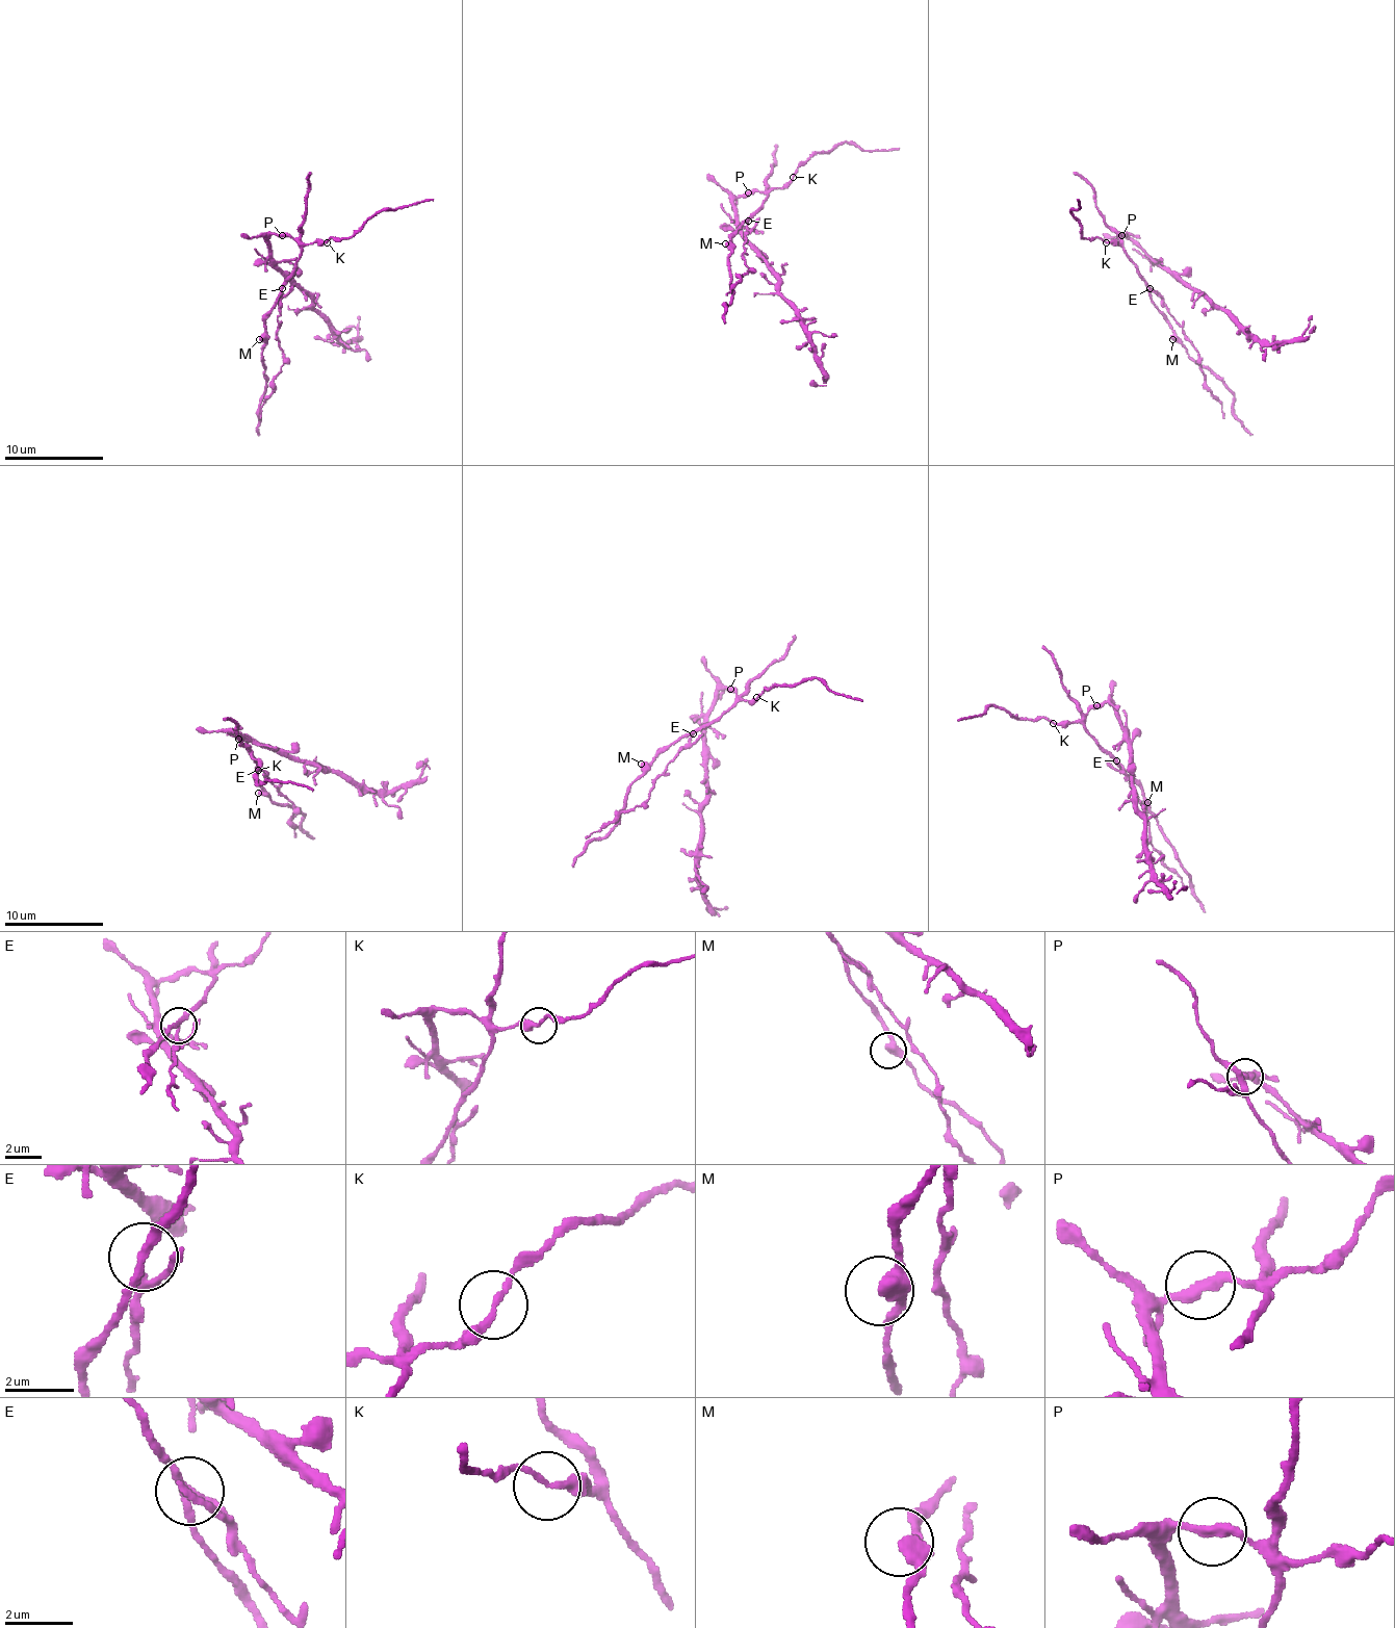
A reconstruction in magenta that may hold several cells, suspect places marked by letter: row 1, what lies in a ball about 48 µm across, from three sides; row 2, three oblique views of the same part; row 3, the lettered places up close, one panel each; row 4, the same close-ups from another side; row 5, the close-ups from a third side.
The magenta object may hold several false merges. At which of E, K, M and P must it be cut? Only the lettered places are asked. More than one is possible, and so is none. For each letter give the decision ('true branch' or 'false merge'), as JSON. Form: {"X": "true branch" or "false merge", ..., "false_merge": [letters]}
{"E": "false merge", "K": "true branch", "M": "true branch", "P": "false merge", "false_merge": ["E", "P"]}

